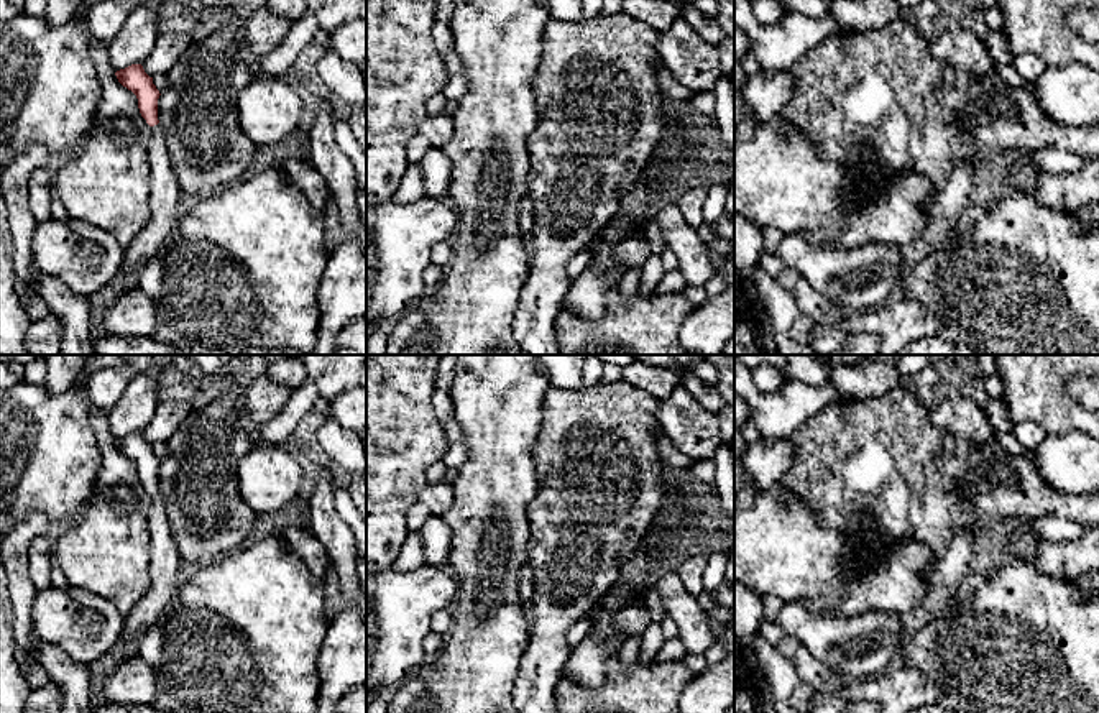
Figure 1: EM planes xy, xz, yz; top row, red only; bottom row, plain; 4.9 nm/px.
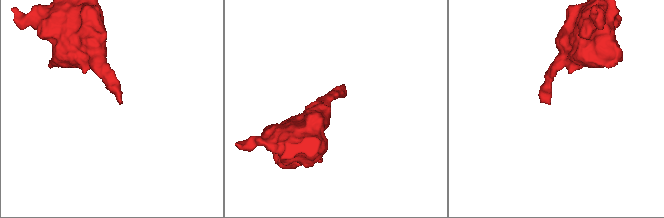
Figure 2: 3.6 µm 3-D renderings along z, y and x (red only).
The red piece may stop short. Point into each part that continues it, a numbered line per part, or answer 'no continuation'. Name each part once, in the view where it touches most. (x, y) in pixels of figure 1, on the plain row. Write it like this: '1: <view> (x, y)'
1: xy (165, 557)

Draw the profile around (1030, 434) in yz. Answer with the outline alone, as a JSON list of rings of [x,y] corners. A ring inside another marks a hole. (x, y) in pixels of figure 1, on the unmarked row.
[[[1032,421],[1015,424],[1012,432],[1028,452],[1035,450],[1045,439],[1045,430]]]

